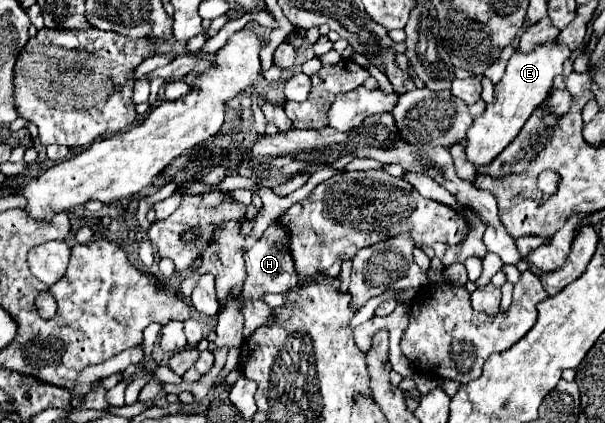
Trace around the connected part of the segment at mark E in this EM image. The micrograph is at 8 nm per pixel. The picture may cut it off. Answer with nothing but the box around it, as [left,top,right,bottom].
[467,41,571,165]

